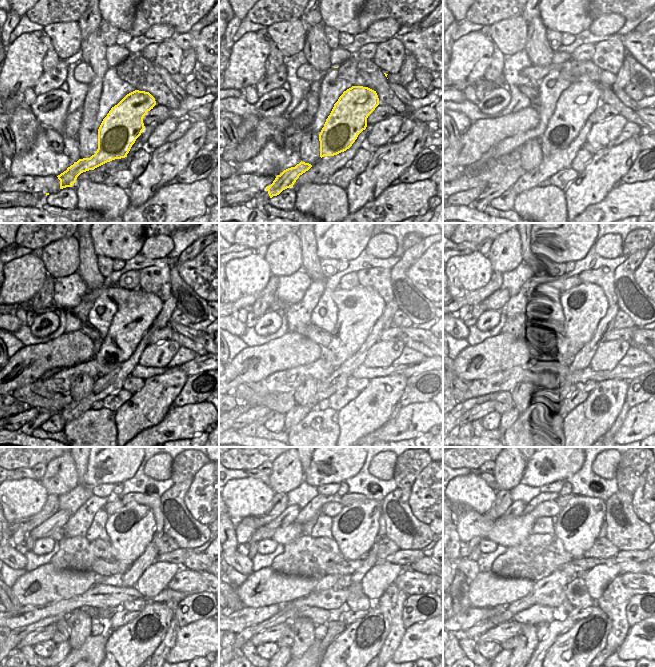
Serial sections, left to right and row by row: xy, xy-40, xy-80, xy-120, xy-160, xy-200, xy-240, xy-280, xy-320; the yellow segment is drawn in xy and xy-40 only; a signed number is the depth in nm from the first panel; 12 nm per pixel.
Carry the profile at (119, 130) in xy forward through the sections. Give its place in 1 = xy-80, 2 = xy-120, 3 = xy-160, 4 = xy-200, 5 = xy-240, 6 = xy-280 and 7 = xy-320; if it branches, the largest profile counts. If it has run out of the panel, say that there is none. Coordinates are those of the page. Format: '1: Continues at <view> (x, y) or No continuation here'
1: Continues at xy-80 (576, 103)
2: Continues at xy-120 (137, 309)
3: Continues at xy-160 (359, 308)
4: Continues at xy-200 (581, 308)
5: Continues at xy-240 (131, 529)
6: Continues at xy-280 (355, 528)
7: Continues at xy-320 (578, 524)

